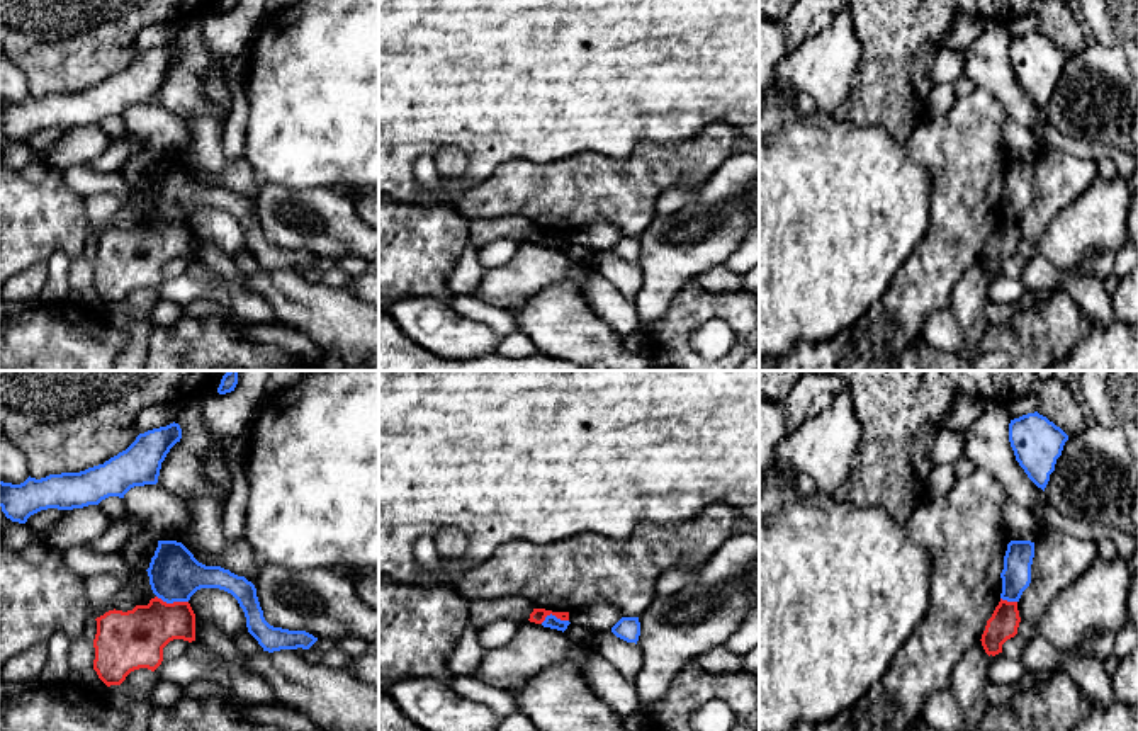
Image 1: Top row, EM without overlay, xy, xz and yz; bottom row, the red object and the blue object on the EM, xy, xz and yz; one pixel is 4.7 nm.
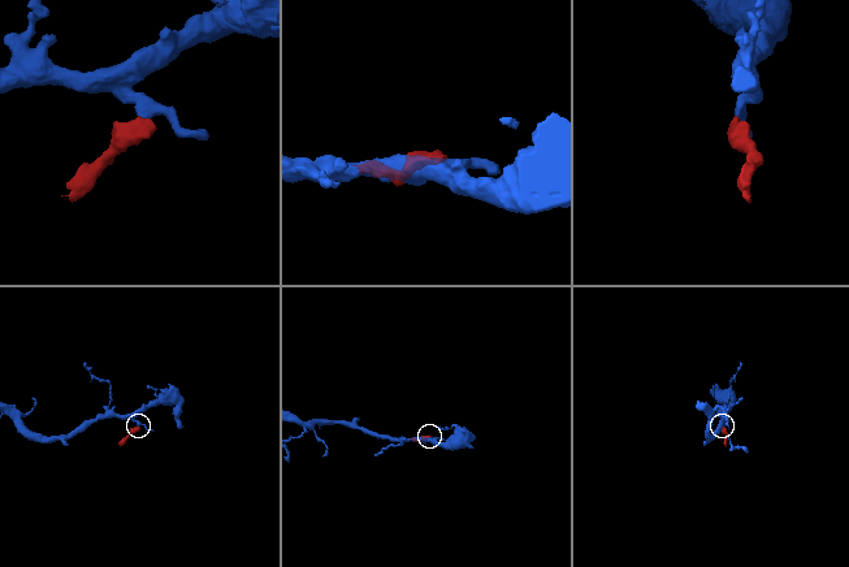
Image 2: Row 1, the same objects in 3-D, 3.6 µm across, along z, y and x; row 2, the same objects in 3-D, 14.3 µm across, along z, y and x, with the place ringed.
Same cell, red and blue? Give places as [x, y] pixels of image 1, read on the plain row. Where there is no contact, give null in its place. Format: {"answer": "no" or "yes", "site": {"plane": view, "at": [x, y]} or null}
{"answer": "no", "site": {"plane": "xy", "at": [174, 221]}}

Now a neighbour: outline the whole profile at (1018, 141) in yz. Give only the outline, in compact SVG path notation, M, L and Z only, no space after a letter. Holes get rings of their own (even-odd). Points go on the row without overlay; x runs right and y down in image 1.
M1007 117L1004 128L1002 128L1002 143L1006 155L1011 160L1031 160L1034 162L1039 146L1034 141L1031 131L1021 124L1017 124L1014 119Z

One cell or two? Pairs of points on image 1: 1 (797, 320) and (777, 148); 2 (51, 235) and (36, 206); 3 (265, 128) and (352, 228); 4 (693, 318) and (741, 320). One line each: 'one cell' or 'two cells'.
1: one cell
2: one cell
3: two cells
4: one cell

